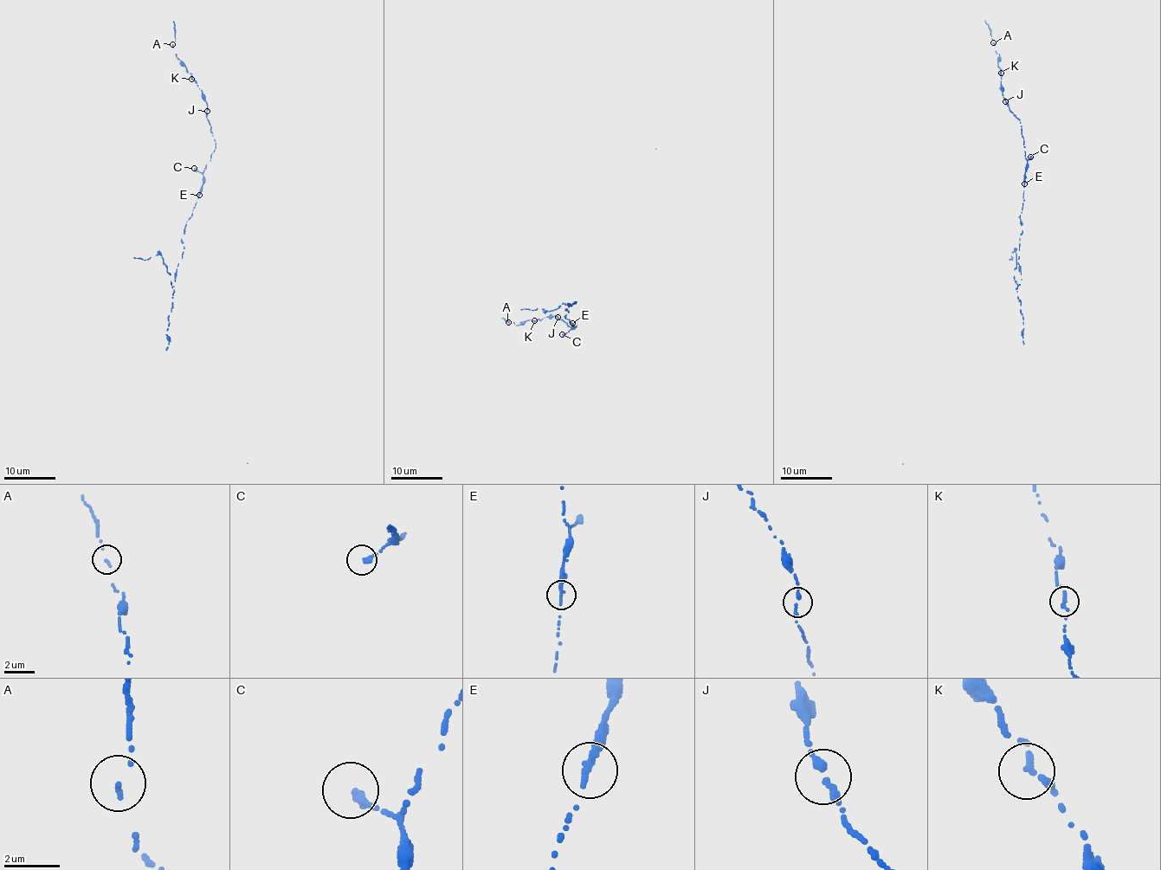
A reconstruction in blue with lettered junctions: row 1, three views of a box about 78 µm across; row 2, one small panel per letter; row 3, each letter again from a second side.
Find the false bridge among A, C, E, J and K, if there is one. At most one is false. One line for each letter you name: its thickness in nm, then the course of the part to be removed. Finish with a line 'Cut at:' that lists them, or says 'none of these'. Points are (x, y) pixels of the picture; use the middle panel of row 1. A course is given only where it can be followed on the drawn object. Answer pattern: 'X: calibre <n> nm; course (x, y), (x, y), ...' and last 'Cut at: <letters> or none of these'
Cut at: none of these

